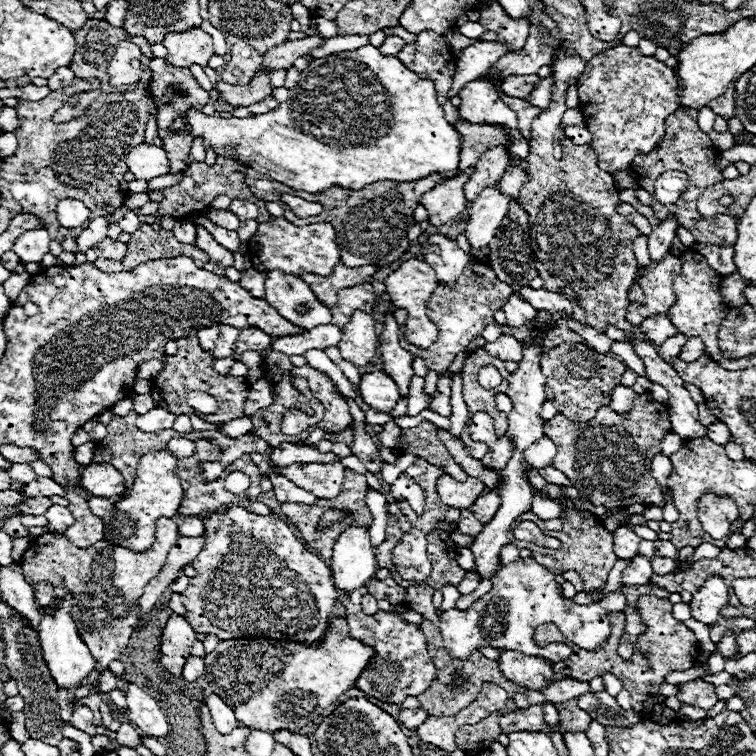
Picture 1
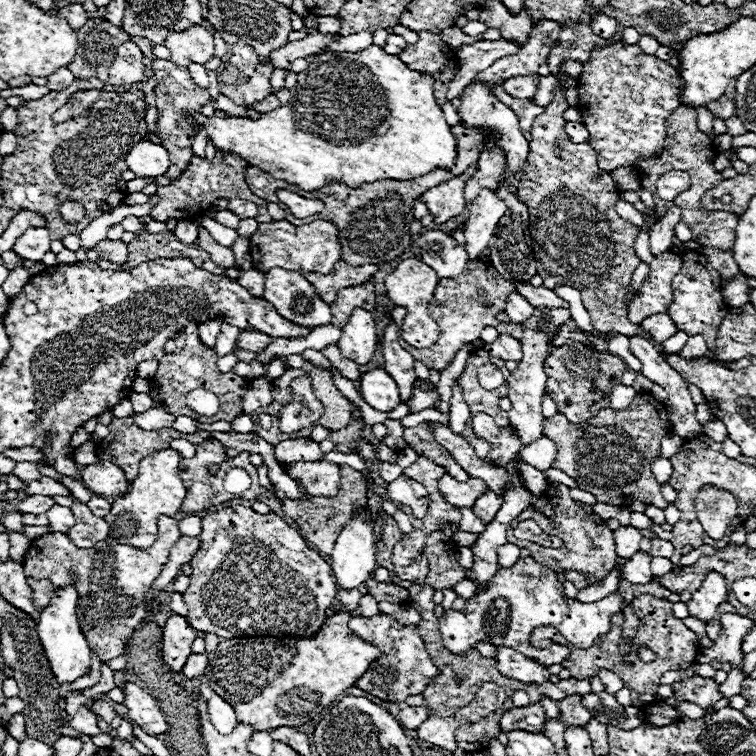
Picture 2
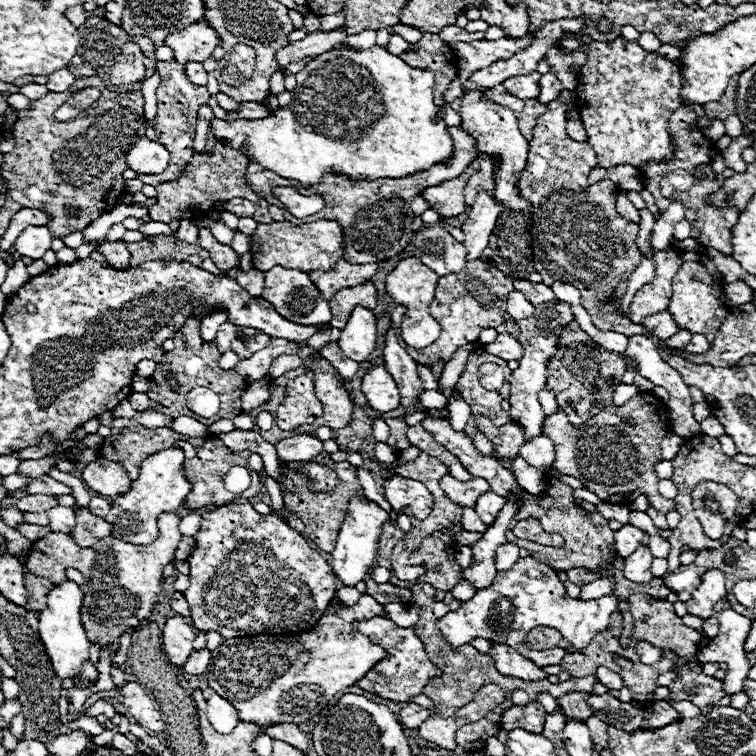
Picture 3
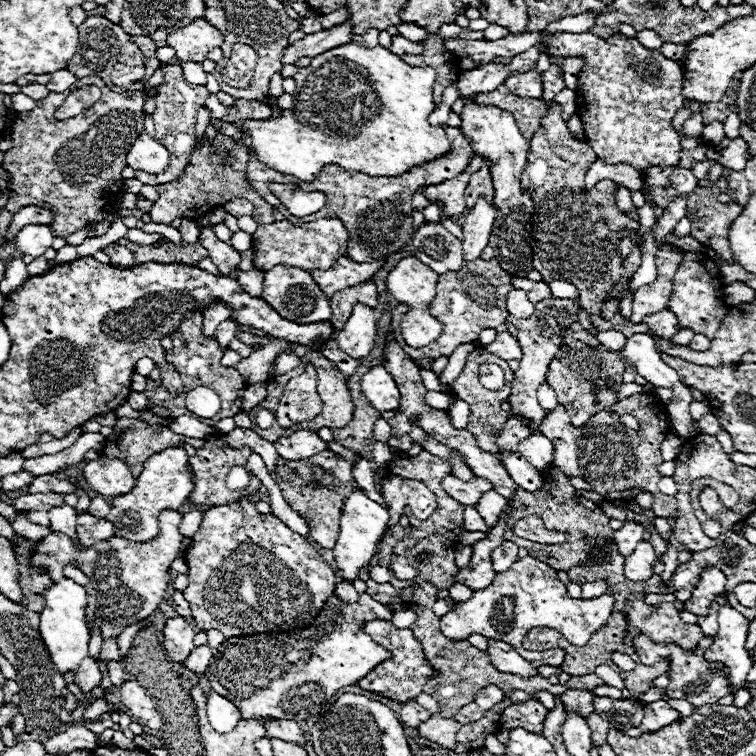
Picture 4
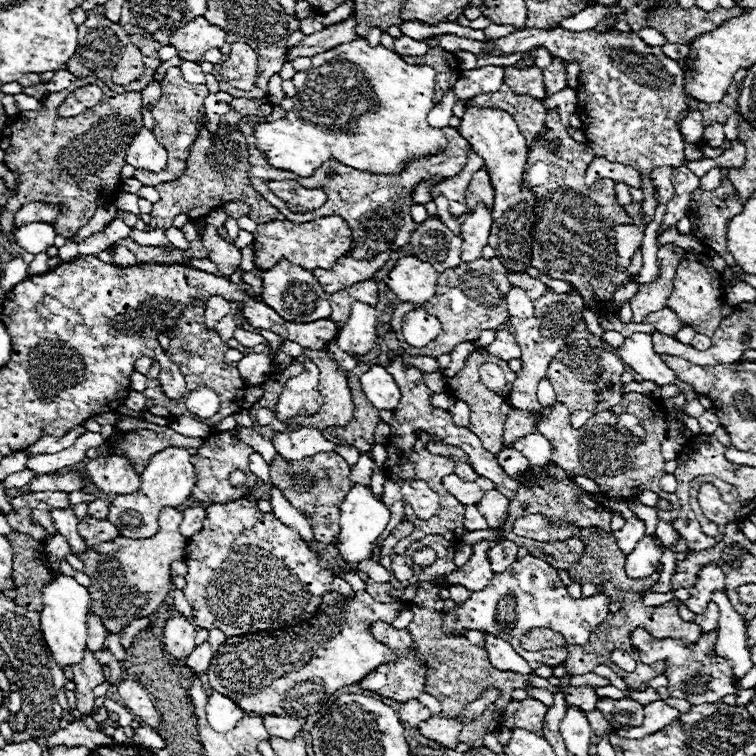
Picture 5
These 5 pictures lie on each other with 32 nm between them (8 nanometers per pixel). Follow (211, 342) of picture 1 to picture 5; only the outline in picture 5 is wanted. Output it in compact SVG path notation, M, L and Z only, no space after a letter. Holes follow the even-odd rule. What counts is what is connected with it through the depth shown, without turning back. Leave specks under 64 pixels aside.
M212 296L206 302L206 312L204 312L204 324L208 330L214 330L214 326L218 324L218 320L222 320L226 314L232 312L232 304L226 302L222 296Z

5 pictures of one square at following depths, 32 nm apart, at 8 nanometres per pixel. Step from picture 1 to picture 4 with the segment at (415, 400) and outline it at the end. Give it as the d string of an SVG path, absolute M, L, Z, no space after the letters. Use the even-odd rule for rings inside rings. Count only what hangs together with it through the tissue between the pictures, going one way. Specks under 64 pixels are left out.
M428 391L425 396L426 404L439 410L447 410L452 398L451 396L435 391Z

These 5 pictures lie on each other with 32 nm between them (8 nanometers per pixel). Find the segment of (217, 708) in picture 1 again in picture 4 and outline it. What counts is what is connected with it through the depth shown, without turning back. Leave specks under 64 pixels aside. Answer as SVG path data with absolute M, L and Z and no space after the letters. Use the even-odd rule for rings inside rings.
M212 692L208 696L208 722L216 732L232 732L240 720L240 710L224 696Z

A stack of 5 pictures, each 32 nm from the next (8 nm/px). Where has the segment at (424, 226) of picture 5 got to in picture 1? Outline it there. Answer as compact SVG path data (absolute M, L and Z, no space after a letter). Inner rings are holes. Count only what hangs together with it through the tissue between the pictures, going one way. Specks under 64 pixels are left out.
M420 236L418 244L424 262L434 268L440 284L454 284L470 262L470 258L458 248L458 244L454 240L448 240L446 236Z

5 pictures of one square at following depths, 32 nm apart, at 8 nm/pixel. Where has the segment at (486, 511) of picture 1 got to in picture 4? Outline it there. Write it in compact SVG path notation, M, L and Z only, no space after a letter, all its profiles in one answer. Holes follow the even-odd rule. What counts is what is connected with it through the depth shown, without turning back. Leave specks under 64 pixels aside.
M490 490L490 492L486 492L486 494L478 500L476 508L478 508L478 514L480 514L480 516L486 520L486 524L492 528L492 524L496 524L496 520L500 518L500 514L502 514L502 510L504 510L506 504L508 504L508 500L506 500L504 496L500 496L498 492Z

